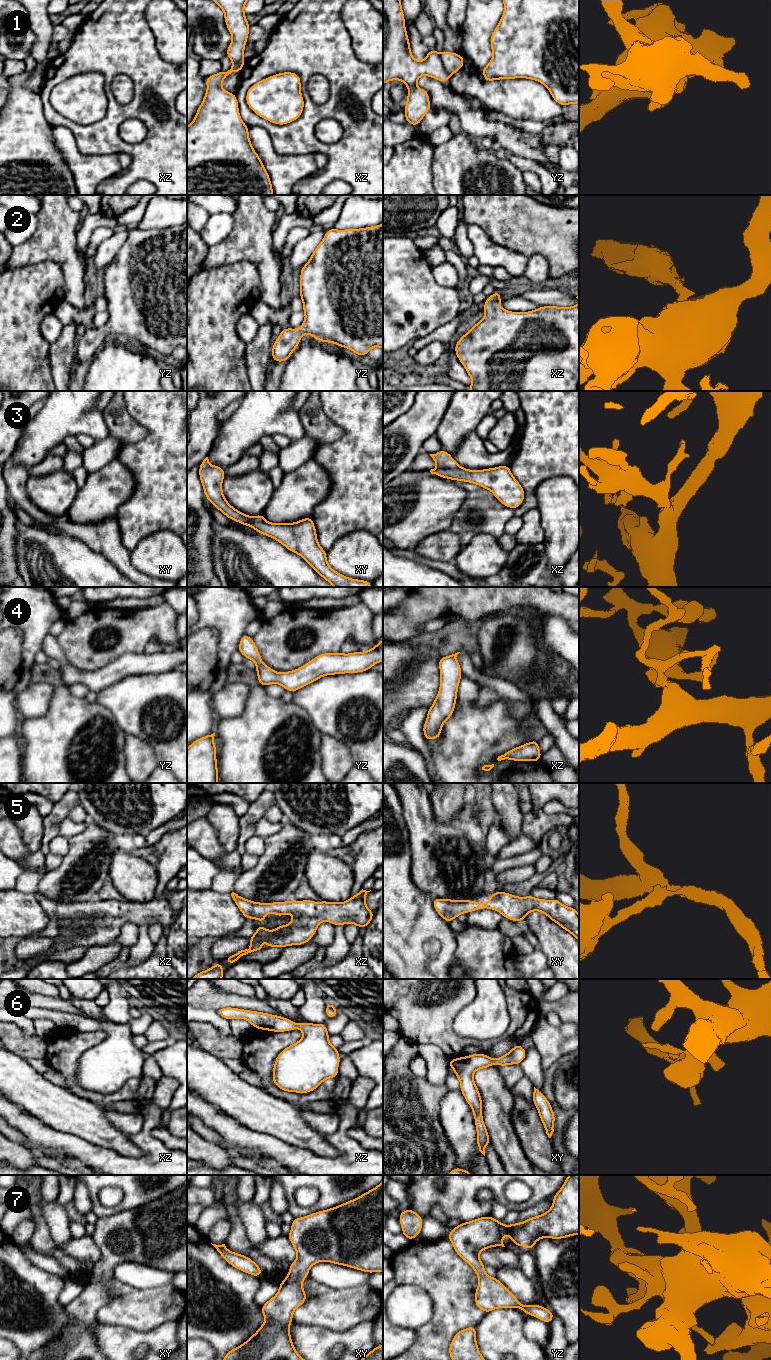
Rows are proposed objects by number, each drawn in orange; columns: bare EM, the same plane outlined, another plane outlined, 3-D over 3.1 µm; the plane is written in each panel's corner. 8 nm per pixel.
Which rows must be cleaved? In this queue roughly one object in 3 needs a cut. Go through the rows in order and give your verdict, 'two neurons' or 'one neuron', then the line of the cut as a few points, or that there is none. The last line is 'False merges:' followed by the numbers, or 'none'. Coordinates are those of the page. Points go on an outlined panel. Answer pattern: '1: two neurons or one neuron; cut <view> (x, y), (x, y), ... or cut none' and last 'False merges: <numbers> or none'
1: two neurons; cut yz (439, 54), (443, 68), (449, 76)
2: one neuron; cut none
3: one neuron; cut none
4: one neuron; cut none
5: one neuron; cut none
6: one neuron; cut none
7: one neuron; cut none
False merges: 1

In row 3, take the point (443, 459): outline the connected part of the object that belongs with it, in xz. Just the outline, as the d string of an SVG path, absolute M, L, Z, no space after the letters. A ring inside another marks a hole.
M444 449L430 454L437 463L431 474L455 481L465 481L490 490L493 495L506 507L516 509L522 505L525 491L512 475L509 465L482 470L469 470L452 458Z

